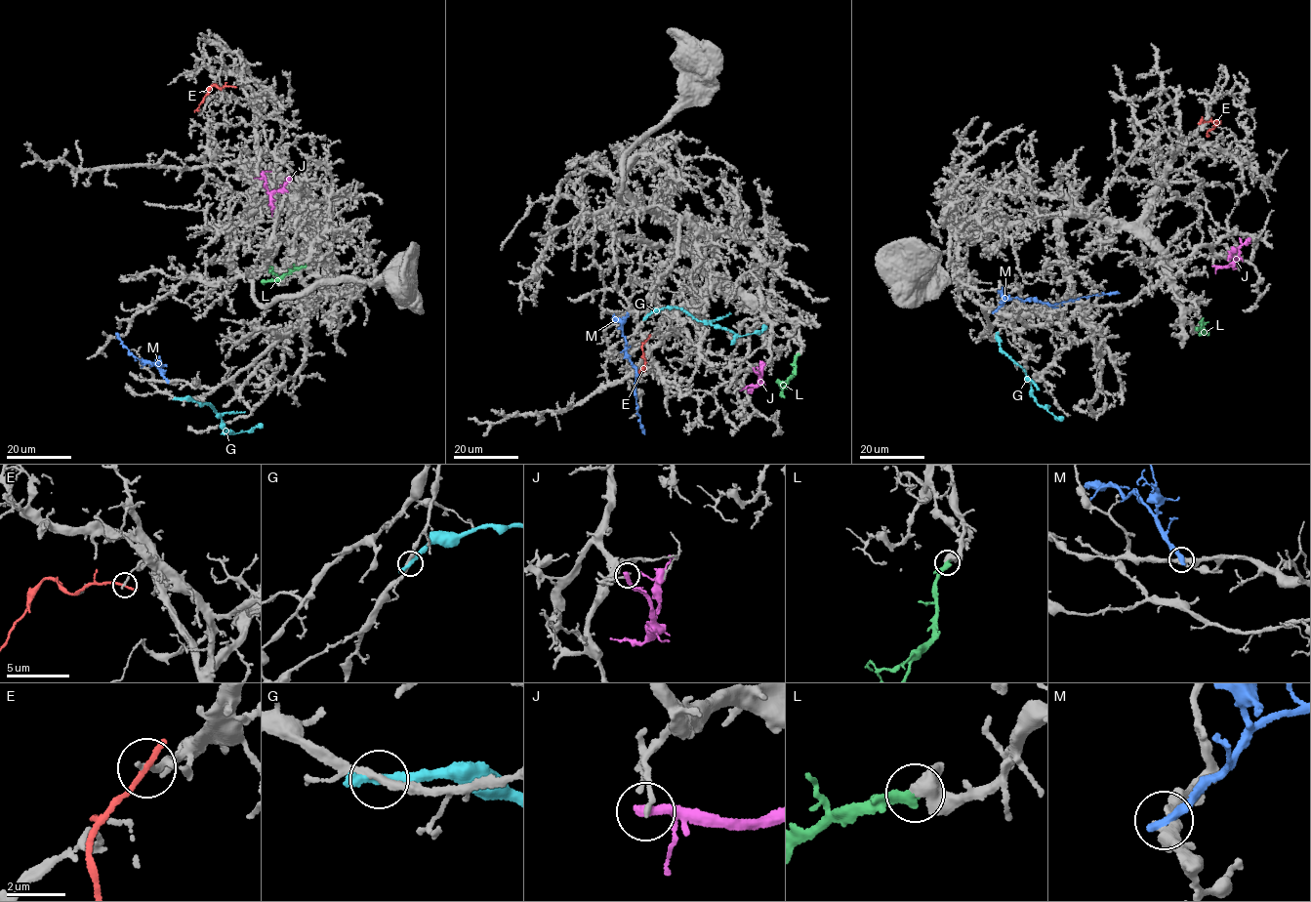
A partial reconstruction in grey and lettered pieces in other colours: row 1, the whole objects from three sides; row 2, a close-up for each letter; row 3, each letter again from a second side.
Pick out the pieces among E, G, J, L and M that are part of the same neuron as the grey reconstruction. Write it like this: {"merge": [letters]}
{"merge": ["L"]}

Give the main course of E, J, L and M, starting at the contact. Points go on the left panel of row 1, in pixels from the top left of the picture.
E: (233, 86), (220, 89), (212, 85), (195, 111)
J: (271, 209), (264, 175), (270, 172)
L: (305, 266), (265, 281), (263, 284)
M: (167, 381), (153, 363), (143, 362), (128, 352), (116, 333)

